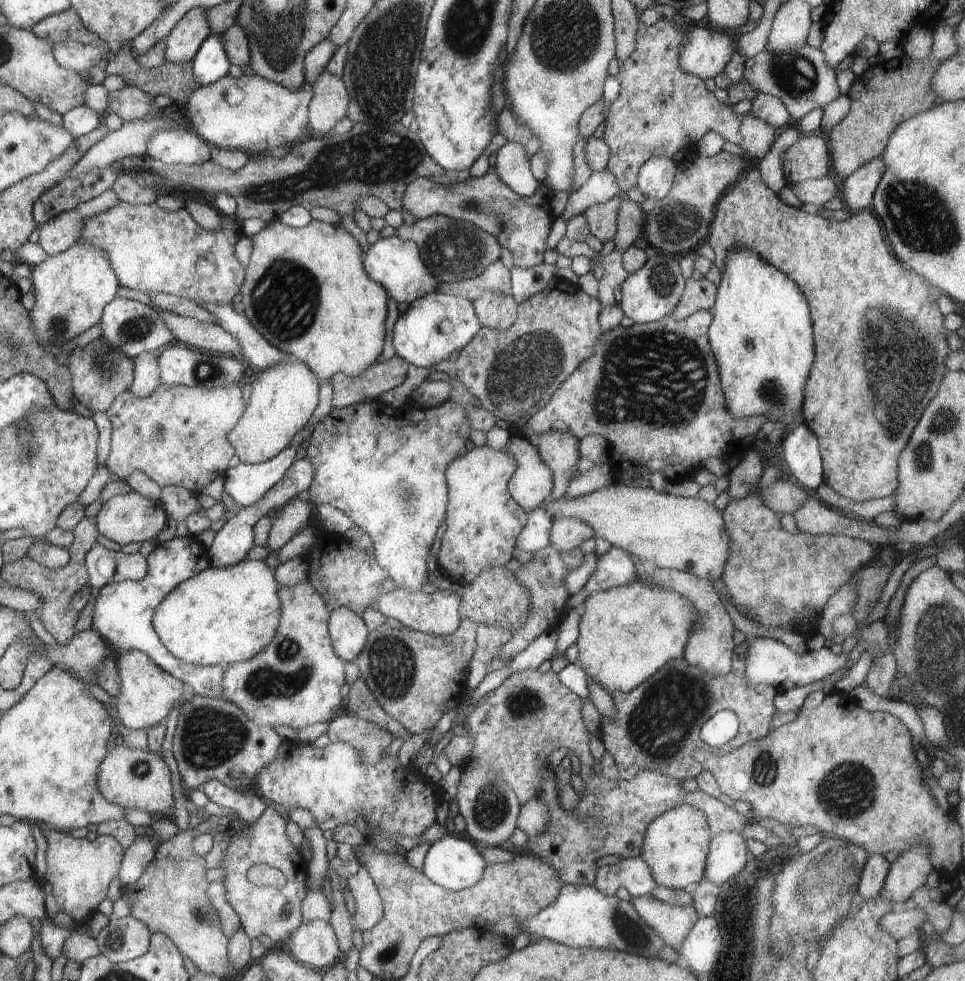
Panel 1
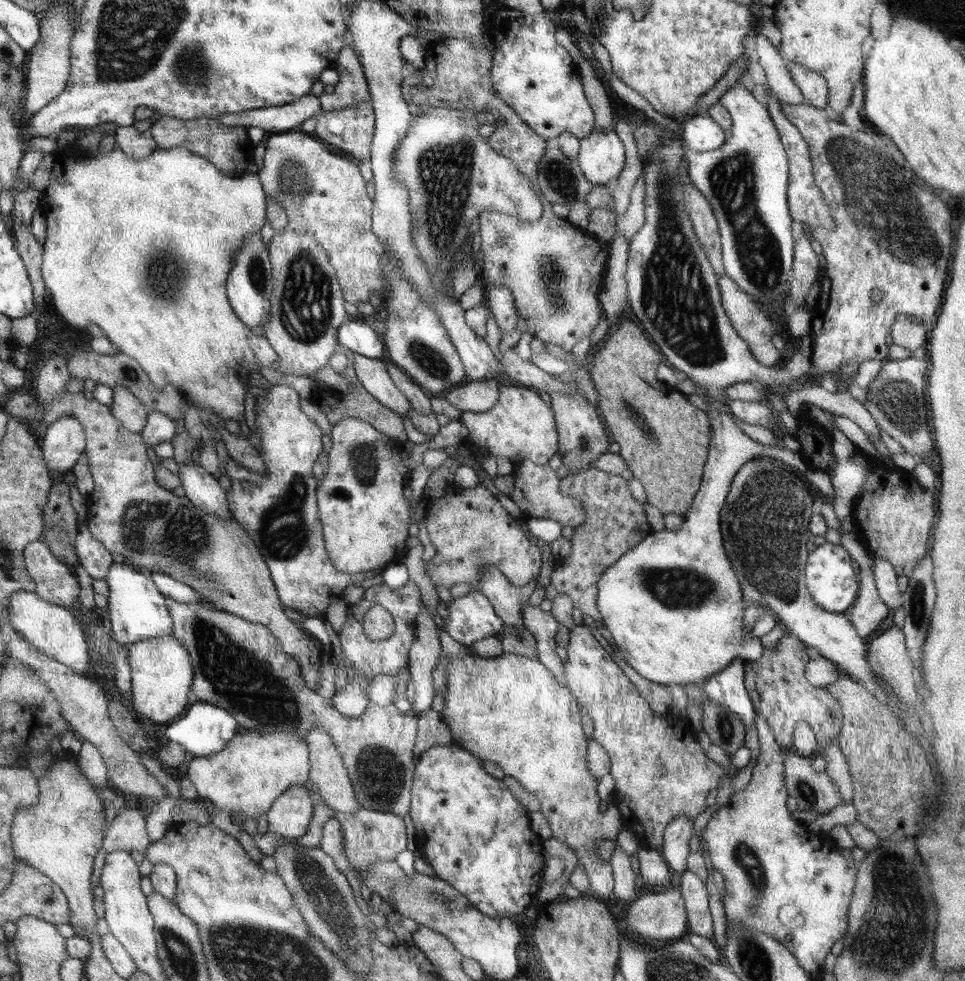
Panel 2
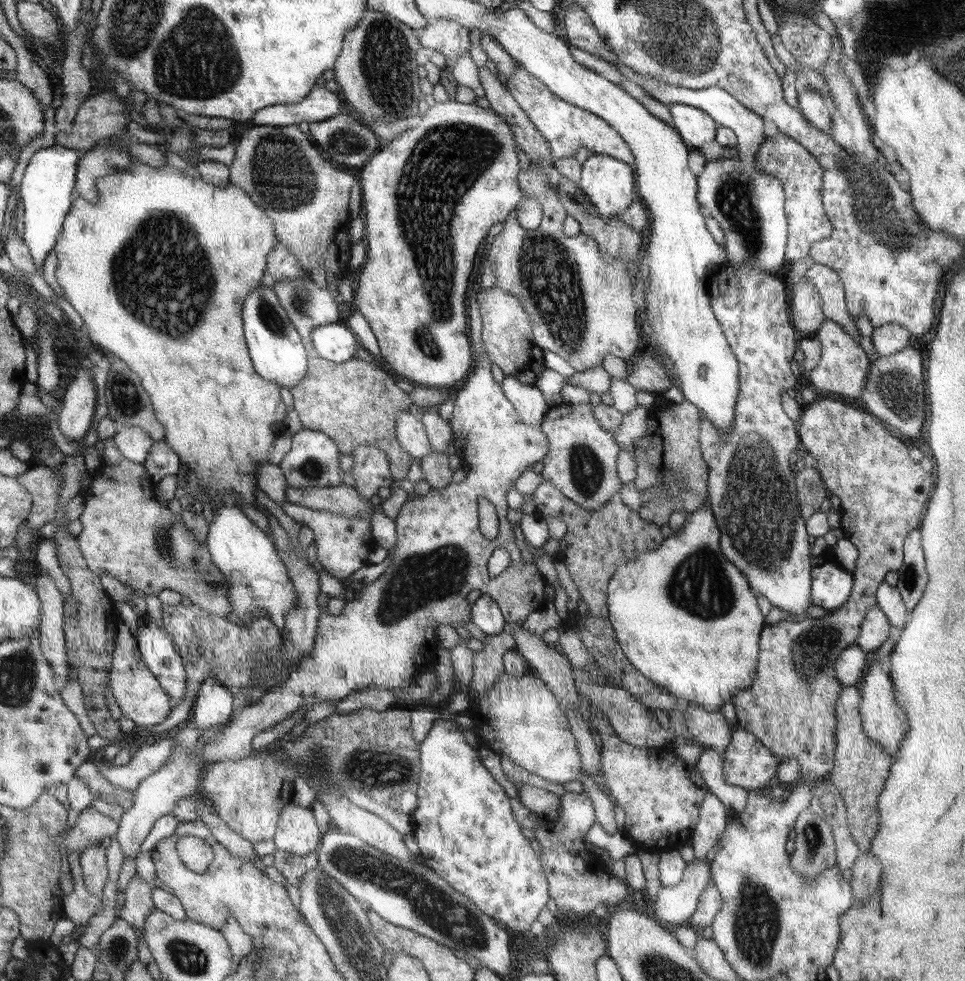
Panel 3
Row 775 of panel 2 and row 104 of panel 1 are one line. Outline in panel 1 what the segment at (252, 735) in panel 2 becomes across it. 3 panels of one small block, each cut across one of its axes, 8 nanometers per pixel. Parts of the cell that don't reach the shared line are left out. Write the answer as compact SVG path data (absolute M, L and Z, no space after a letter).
M225 76L211 86L197 88L189 96L185 110L187 110L187 118L191 118L189 128L197 136L201 136L205 142L209 142L213 148L241 150L249 156L259 156L259 152L271 154L273 148L289 144L303 134L305 124L309 122L311 100L313 100L313 84L309 84L307 78L301 84L301 88L285 88L285 86L279 86L275 82L265 80L263 76L239 76L239 78Z

